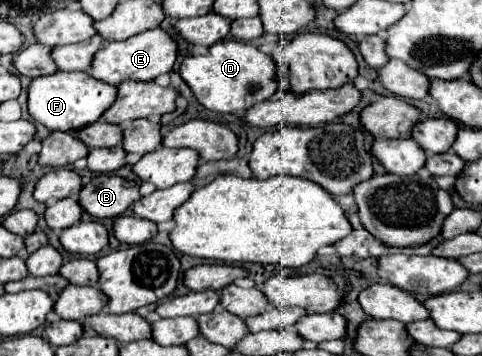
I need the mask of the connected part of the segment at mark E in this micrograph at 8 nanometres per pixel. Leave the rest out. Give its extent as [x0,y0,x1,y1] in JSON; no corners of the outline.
[92,28,178,86]

